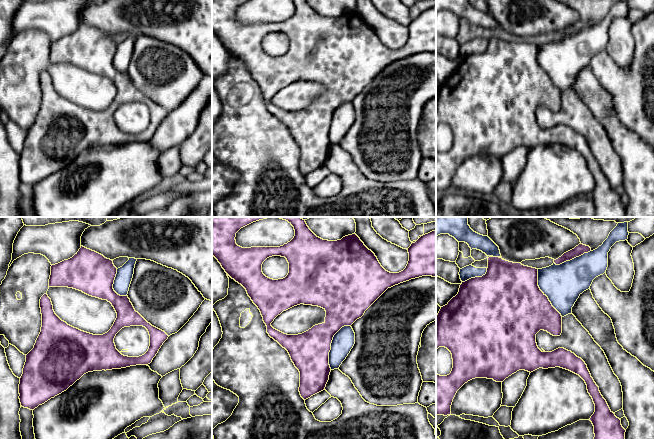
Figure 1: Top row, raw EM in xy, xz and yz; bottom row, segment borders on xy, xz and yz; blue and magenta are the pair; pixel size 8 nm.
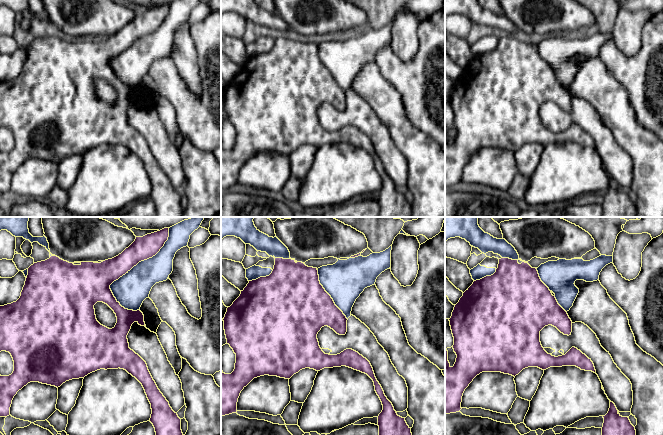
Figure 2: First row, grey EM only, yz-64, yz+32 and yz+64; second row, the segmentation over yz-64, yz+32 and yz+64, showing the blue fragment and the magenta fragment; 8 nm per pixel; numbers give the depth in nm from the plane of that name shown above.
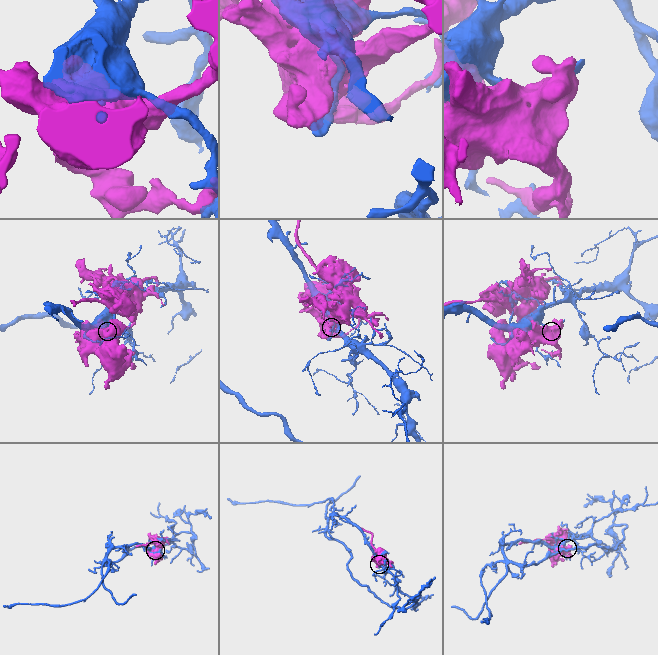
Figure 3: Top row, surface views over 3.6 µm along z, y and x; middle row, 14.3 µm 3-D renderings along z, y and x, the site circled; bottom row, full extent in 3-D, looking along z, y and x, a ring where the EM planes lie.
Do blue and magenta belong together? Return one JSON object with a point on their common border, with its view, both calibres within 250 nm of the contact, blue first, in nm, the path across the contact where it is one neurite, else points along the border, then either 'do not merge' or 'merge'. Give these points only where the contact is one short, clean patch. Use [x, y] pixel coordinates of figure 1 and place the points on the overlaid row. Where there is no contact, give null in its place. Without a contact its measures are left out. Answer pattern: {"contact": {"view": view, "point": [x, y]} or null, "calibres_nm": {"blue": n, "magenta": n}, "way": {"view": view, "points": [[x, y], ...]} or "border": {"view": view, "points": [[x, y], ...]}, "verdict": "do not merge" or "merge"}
{"contact": {"view": "xz", "point": [331, 344]}, "calibres_nm": {"blue": 180, "magenta": 320}, "verdict": "merge"}

